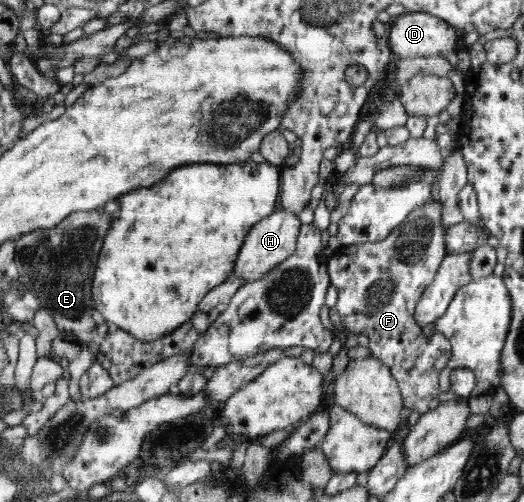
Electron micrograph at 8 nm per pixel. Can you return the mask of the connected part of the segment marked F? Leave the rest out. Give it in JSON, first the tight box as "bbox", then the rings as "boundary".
{"bbox":[327,201,451,414],"boundary":[[[429,201],[417,209],[413,209],[411,213],[402,221],[401,224],[397,225],[395,229],[385,238],[383,241],[378,241],[375,243],[365,242],[357,245],[348,245],[341,247],[339,250],[335,251],[331,257],[328,257],[327,272],[330,275],[330,282],[335,285],[338,289],[338,298],[336,301],[335,309],[339,312],[341,316],[341,323],[344,327],[349,329],[351,333],[355,335],[367,335],[369,337],[369,350],[371,350],[371,358],[375,358],[381,361],[381,364],[387,366],[391,369],[391,376],[397,380],[399,384],[399,390],[401,390],[401,396],[403,397],[404,407],[412,409],[413,412],[419,414],[425,414],[433,409],[436,409],[440,404],[439,394],[441,394],[439,377],[443,368],[446,367],[446,364],[450,361],[451,358],[451,349],[449,349],[449,341],[441,341],[441,337],[433,337],[433,341],[429,341],[429,337],[423,335],[421,332],[421,326],[416,322],[414,318],[414,313],[416,310],[416,305],[421,299],[422,293],[425,291],[425,288],[433,281],[436,271],[439,269],[443,258],[448,255],[446,253],[446,239],[445,233],[446,229],[442,226],[440,220],[440,211],[441,204],[440,201],[433,202]]]}

